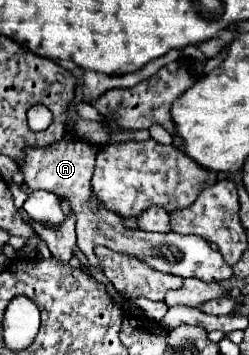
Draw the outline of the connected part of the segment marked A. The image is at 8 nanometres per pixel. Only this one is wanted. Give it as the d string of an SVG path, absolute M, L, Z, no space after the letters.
M66 136L50 146L28 146L24 148L24 160L16 160L18 170L24 174L24 184L30 190L48 190L56 194L60 200L68 202L68 208L76 214L76 236L78 248L90 258L90 250L96 246L106 246L112 252L120 252L132 258L142 260L154 270L168 272L180 278L198 278L204 282L222 282L232 278L232 266L224 262L224 258L208 246L206 240L198 236L182 236L174 232L166 234L150 234L142 230L126 228L118 214L104 208L104 204L96 204L96 196L90 186L90 178L94 172L98 148L80 138Z

